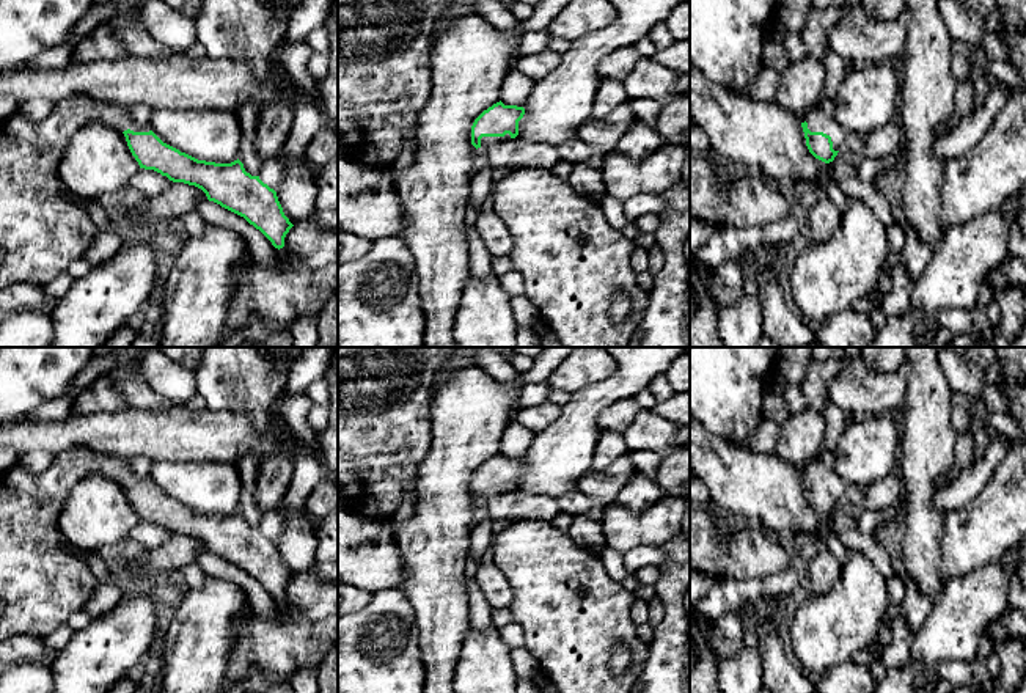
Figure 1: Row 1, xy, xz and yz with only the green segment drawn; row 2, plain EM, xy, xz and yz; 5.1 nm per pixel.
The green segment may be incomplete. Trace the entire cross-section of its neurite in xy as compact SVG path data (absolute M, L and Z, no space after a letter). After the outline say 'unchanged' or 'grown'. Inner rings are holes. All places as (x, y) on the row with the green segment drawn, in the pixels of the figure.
M74 96L55 104L44 121L28 121L19 112L0 121L0 289L9 284L47 284L83 258L91 245L99 228L93 223L85 201L72 201L63 195L64 185L58 176L66 146L90 123L121 130L140 168L201 189L209 201L244 217L275 248L284 247L284 237L294 225L284 215L277 192L259 176L247 173L239 159L231 163L198 160L163 143L149 126L135 123L129 108Z; grown

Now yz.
M834 99L817 102L806 110L806 119L801 127L809 152L825 163L834 160L850 134L834 118Z; grown

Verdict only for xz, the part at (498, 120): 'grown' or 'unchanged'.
grown

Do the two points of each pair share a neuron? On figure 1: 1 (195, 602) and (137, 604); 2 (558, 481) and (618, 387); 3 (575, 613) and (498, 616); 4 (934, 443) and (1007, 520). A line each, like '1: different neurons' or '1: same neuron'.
1: different neurons
2: same neuron
3: different neurons
4: different neurons

